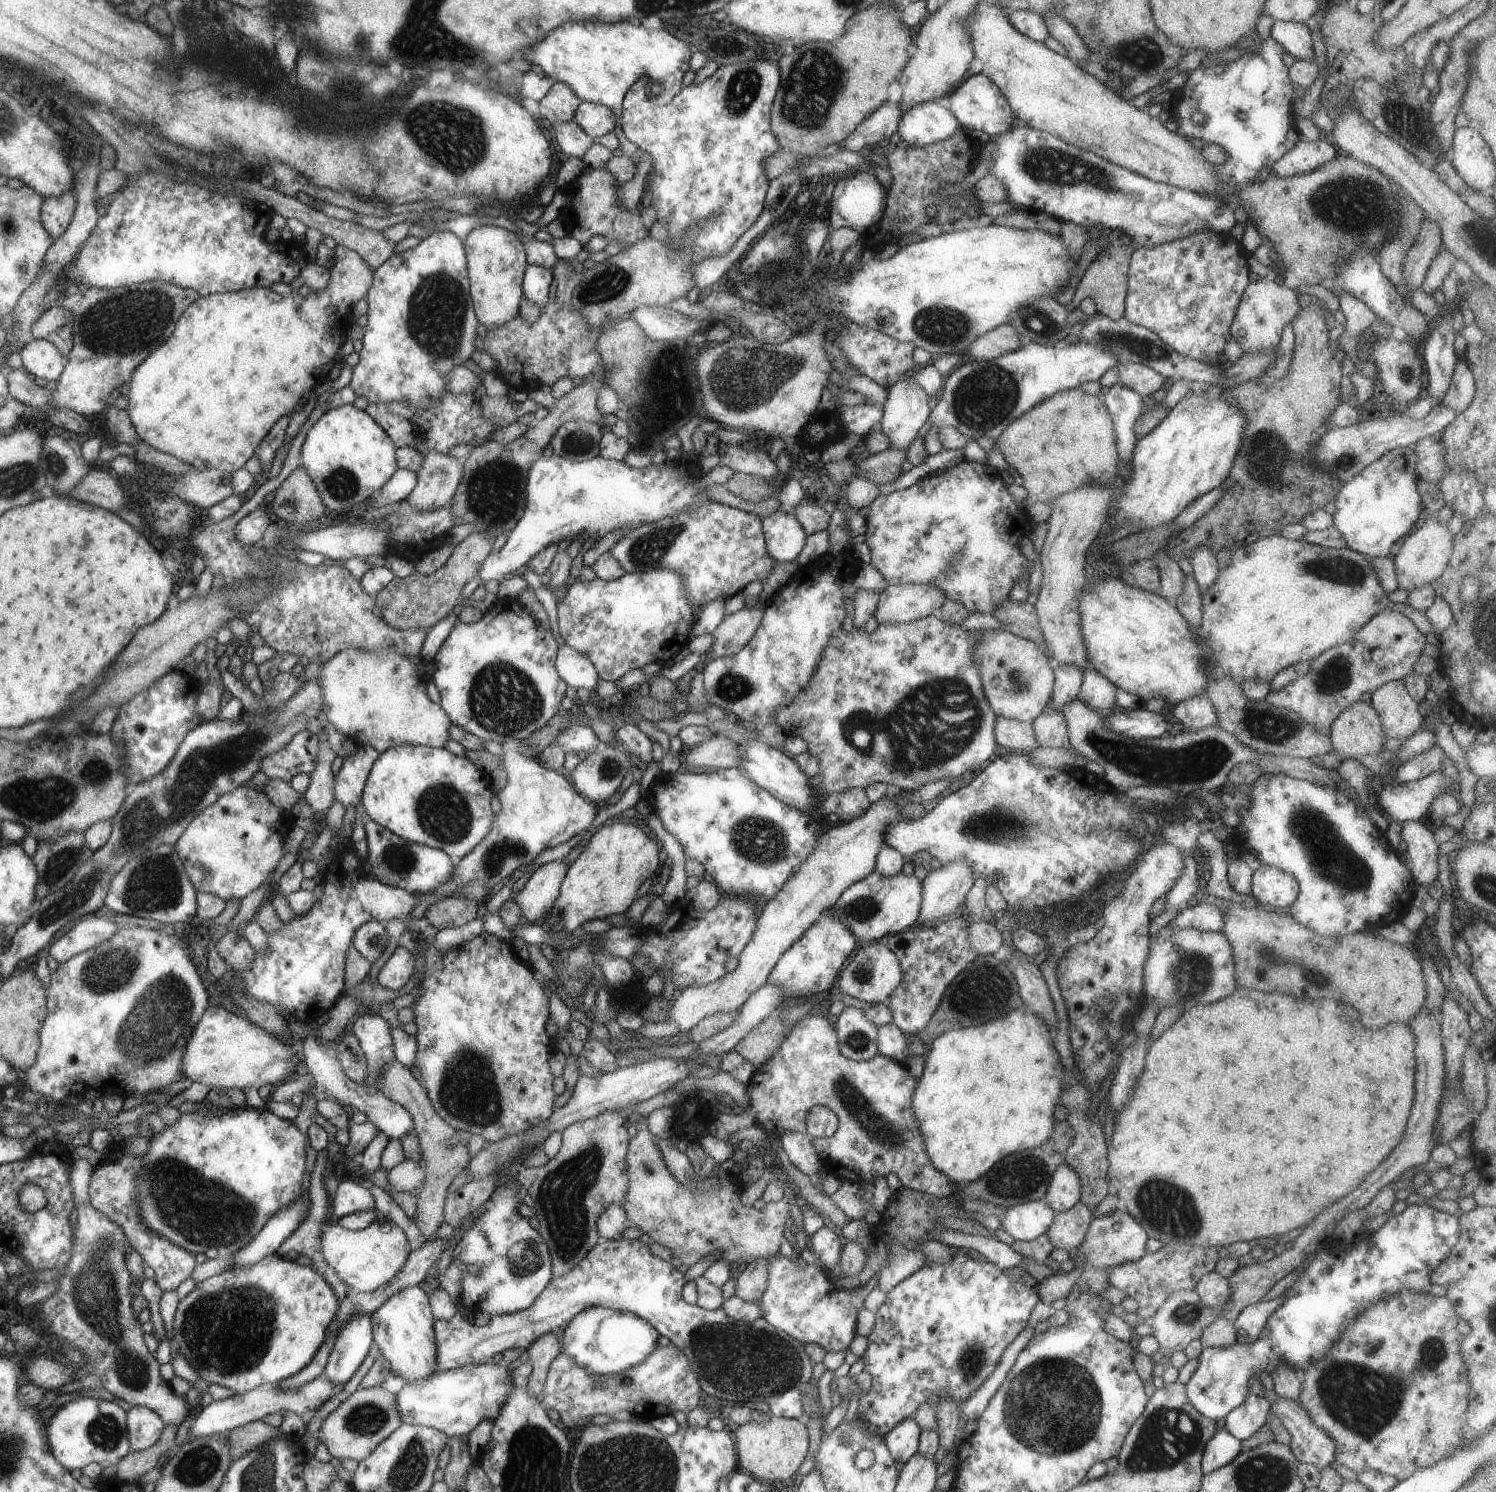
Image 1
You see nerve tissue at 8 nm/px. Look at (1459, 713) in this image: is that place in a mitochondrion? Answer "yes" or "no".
no

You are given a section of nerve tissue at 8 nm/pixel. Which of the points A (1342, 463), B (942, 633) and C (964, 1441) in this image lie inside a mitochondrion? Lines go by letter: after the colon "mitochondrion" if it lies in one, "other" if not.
A: mitochondrion
B: other
C: other

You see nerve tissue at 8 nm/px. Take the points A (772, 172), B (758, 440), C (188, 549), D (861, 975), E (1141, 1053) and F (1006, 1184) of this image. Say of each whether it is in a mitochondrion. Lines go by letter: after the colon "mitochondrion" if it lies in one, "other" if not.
A: other
B: other
C: other
D: mitochondrion
E: other
F: mitochondrion

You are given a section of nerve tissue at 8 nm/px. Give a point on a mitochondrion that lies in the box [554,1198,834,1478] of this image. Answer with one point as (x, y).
(750, 1361)

